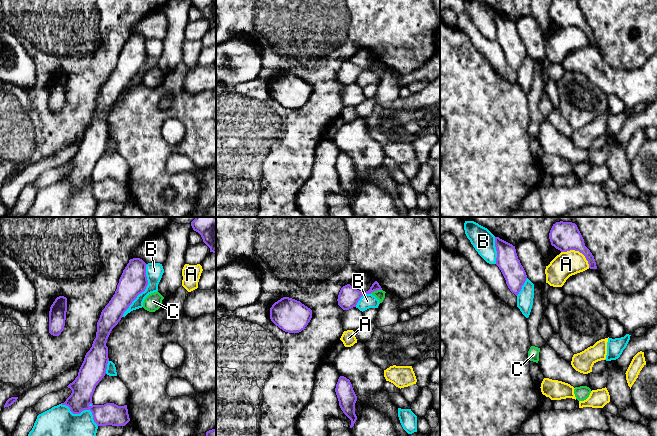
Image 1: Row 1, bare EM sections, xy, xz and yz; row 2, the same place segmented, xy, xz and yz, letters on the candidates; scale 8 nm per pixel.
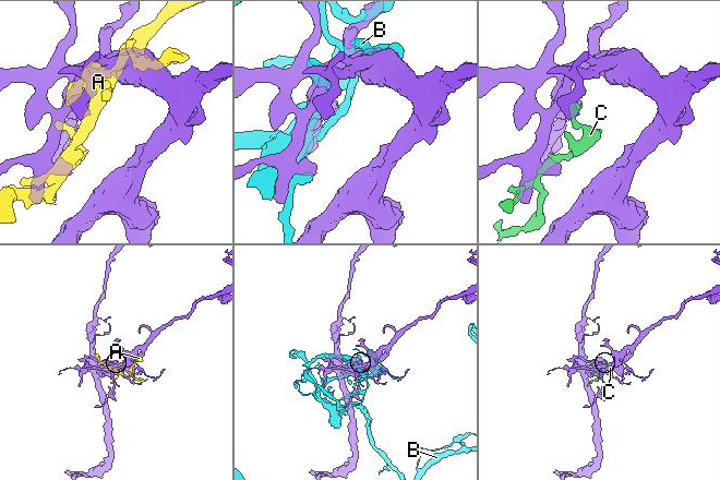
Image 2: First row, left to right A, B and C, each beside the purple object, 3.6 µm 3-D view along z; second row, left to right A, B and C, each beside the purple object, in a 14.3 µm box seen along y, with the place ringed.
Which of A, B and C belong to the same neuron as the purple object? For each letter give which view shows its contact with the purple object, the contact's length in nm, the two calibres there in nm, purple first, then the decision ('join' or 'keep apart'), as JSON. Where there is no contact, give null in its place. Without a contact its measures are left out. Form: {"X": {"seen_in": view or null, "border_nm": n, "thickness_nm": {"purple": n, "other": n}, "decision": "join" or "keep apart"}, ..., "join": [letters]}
{"A": {"seen_in": "yz", "border_nm": 260, "thickness_nm": {"purple": 240, "other": 200}, "decision": "keep apart"}, "B": {"seen_in": "xy", "border_nm": 480, "thickness_nm": {"purple": 220, "other": 140}, "decision": "keep apart"}, "C": {"seen_in": "xz", "border_nm": 100, "thickness_nm": {"purple": 170, "other": 80}, "decision": "keep apart"}, "join": []}

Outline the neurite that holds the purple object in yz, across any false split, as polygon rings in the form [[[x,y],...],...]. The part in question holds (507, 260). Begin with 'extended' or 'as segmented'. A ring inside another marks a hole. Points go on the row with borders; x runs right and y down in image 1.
as segmented; [[[495,237],[495,247],[497,251],[496,265],[501,270],[510,291],[517,296],[527,275],[518,259],[515,246]]]

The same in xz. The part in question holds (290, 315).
as segmented; [[[283,297],[270,308],[271,321],[288,333],[299,333],[312,318],[312,310],[300,301]]]

